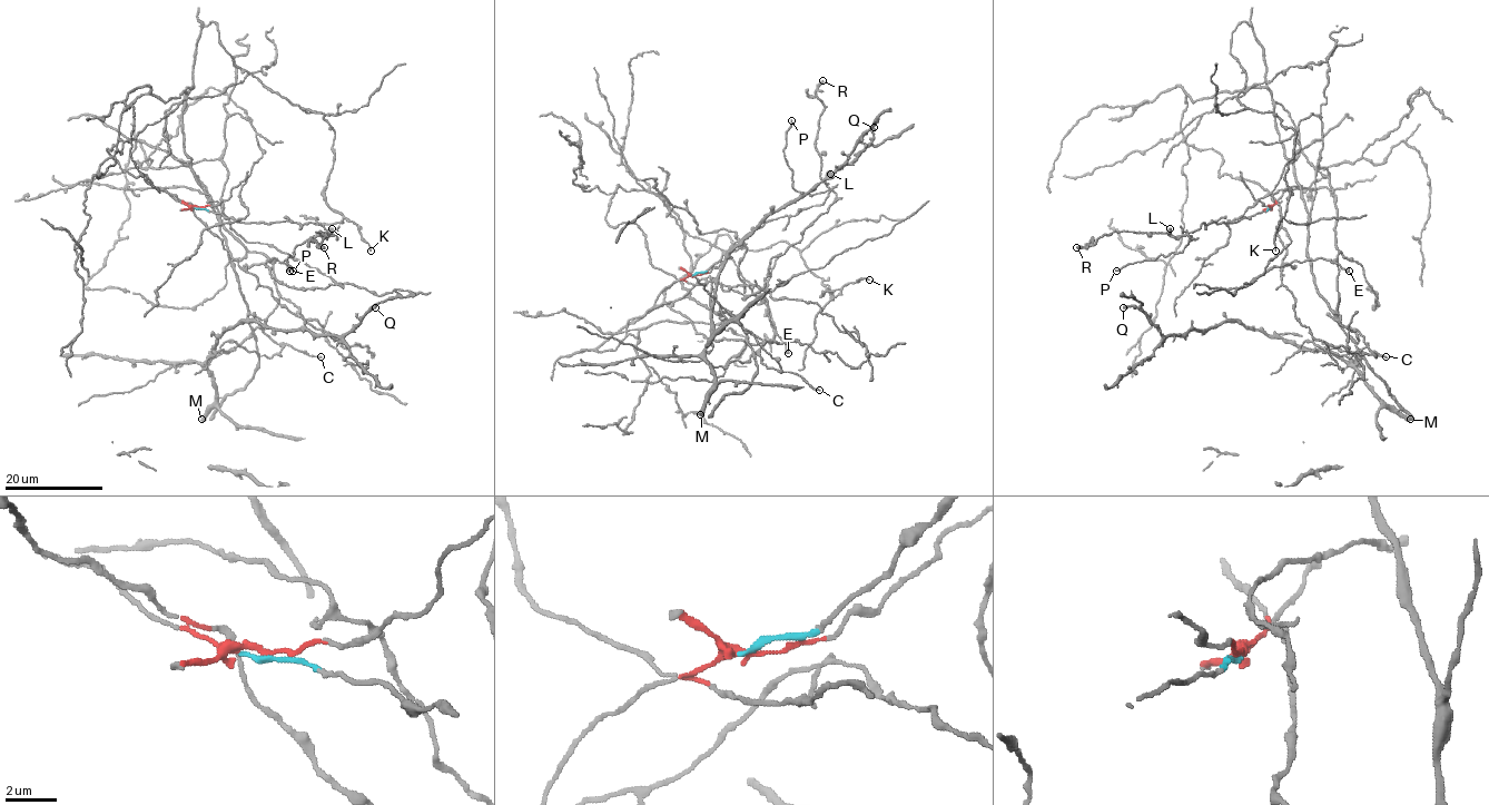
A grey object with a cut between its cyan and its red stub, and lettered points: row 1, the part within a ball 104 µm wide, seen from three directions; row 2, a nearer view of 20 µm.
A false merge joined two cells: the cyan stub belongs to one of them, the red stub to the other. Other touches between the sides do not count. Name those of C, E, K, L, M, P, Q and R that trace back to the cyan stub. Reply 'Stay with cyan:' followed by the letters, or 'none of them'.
Stay with cyan: L, P, R

